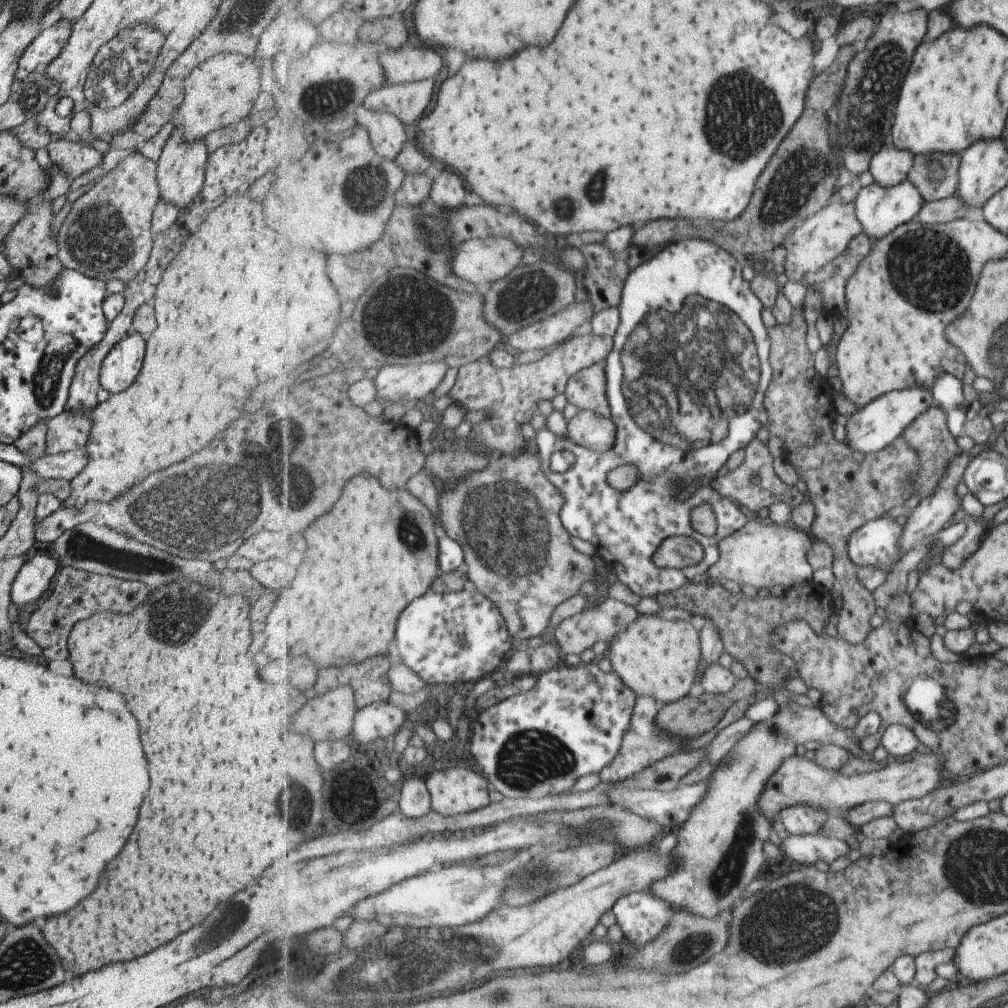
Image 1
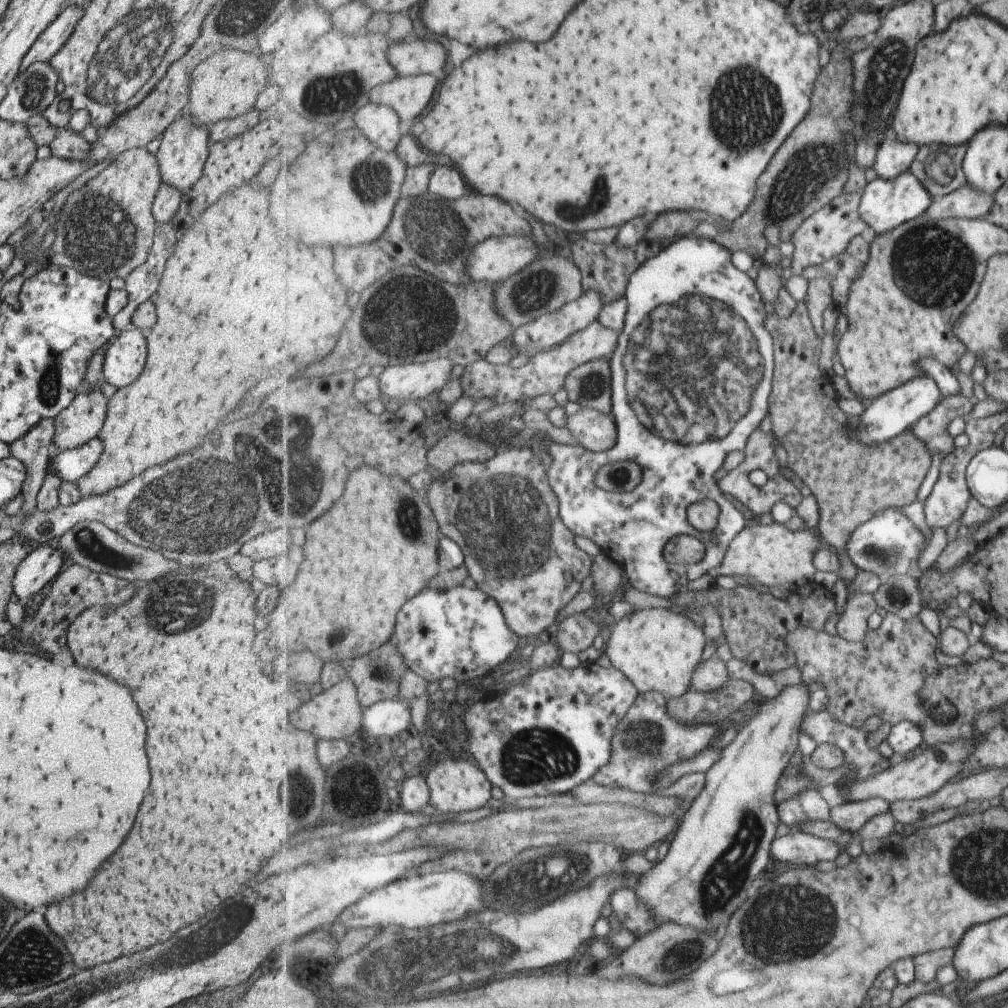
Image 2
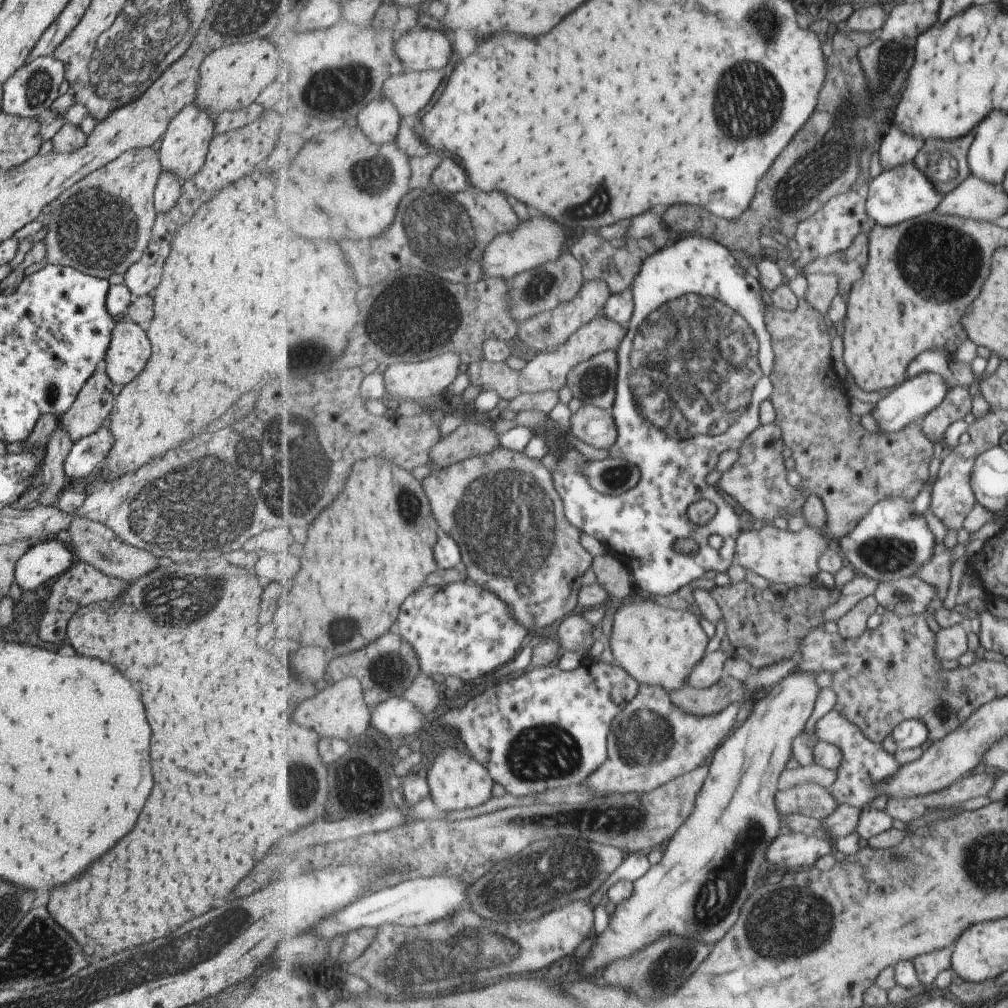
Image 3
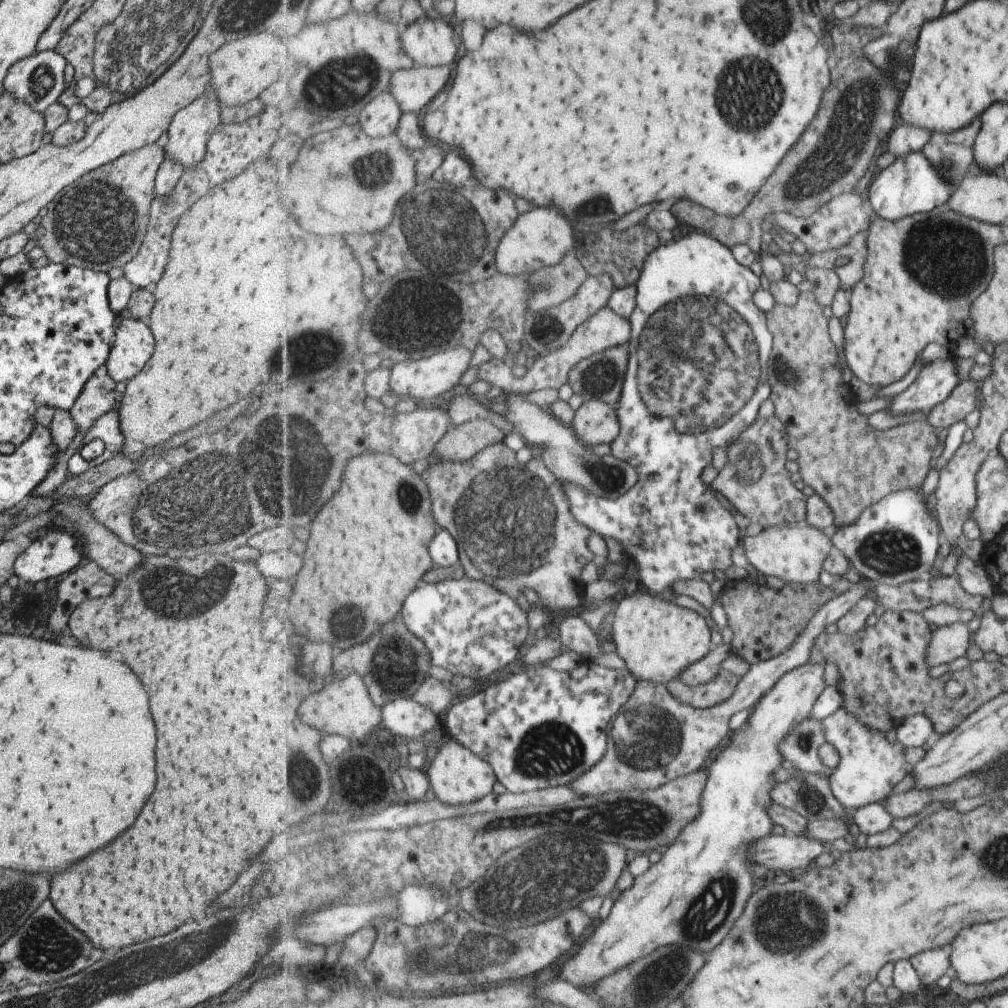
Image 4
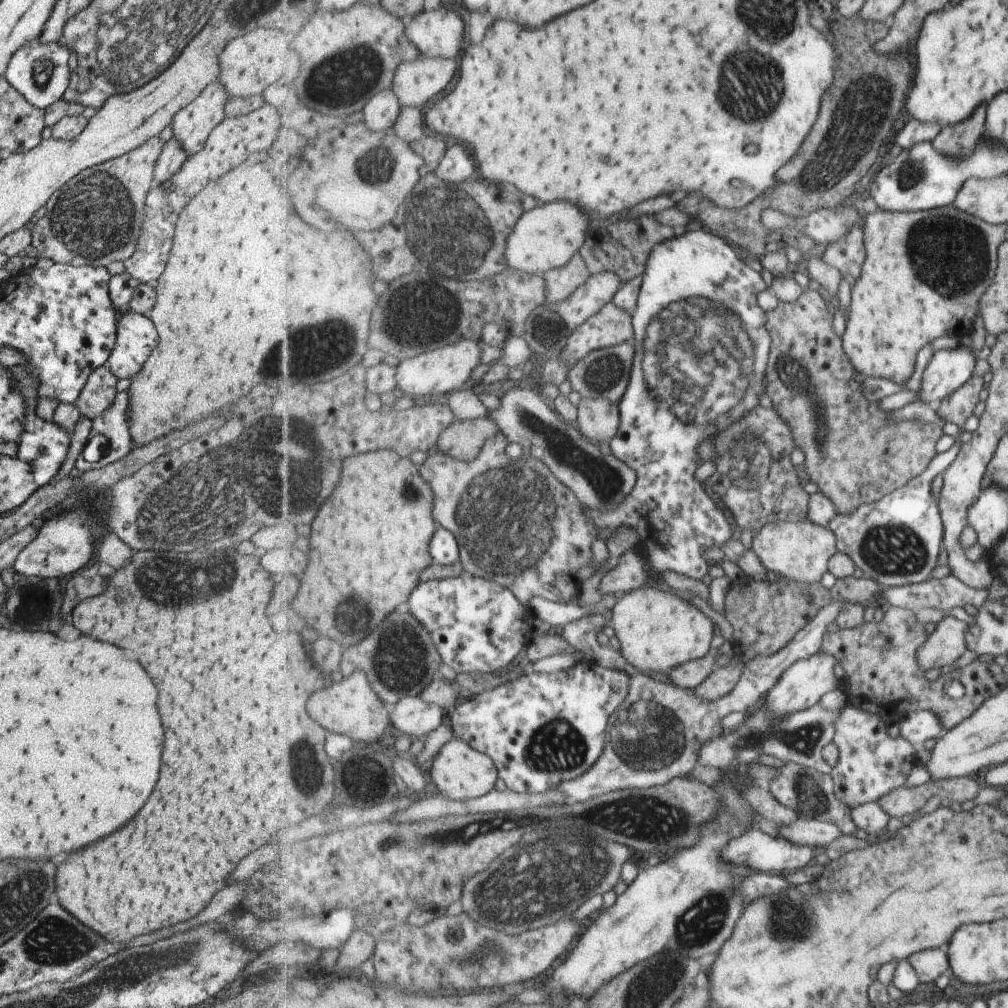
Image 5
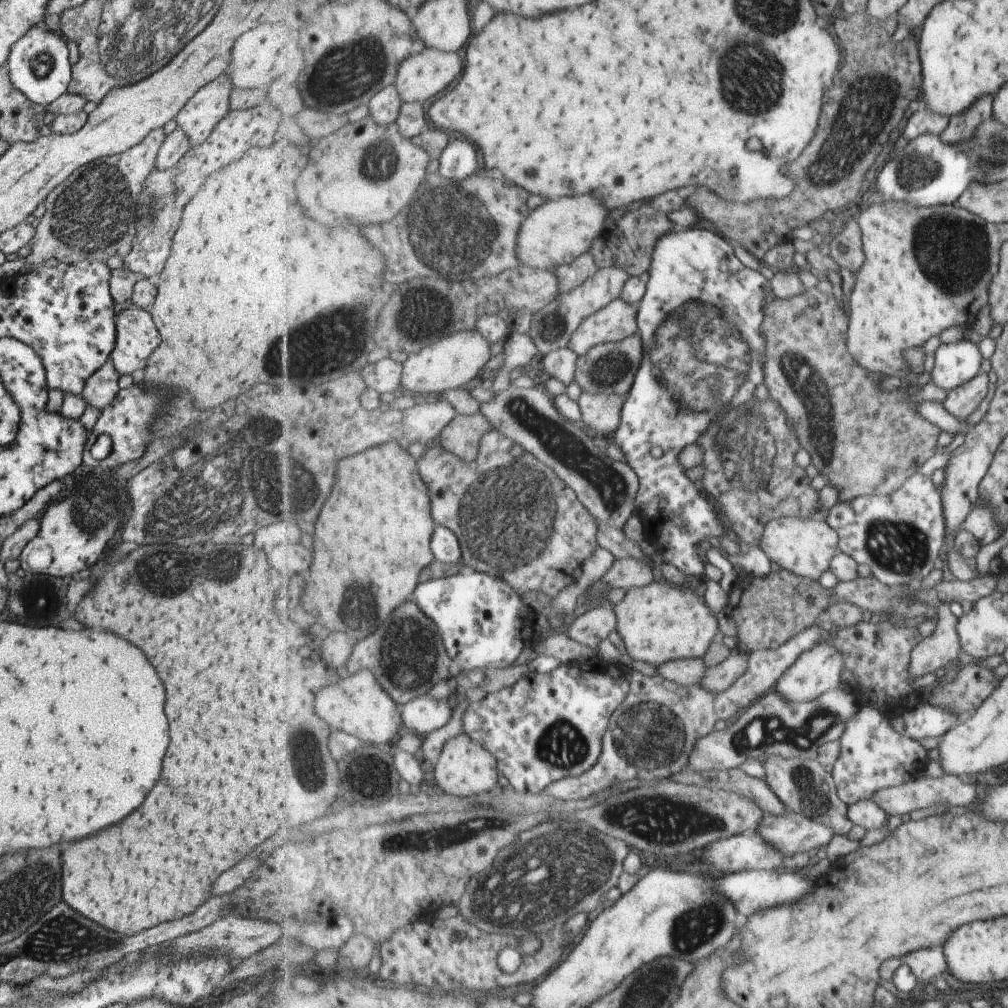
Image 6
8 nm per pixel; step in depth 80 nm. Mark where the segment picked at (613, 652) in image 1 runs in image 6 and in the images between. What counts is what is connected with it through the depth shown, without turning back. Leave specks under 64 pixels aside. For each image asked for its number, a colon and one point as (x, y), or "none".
2: (659, 650)
3: (659, 646)
4: (658, 640)
5: (655, 630)
6: (660, 622)

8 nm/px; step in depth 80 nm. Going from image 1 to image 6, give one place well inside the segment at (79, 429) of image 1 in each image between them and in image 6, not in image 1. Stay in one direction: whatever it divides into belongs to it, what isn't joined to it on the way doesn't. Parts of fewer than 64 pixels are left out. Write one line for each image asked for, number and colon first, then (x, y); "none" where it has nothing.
2: (83, 418)
3: (93, 403)
4: (97, 396)
5: (98, 392)
6: (100, 388)

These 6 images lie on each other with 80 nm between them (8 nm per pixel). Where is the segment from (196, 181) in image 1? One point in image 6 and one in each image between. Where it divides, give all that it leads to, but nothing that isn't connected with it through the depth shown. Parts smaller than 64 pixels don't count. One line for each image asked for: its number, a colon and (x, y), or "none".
2: (183, 148)
3: (184, 144)
4: (188, 130)
5: (191, 125)
6: (207, 106)

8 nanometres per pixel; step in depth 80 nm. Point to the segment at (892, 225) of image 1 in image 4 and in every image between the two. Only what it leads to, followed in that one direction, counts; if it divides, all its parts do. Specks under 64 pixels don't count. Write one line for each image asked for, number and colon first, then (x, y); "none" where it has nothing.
2: (885, 205)
3: (899, 194)
4: (910, 185)

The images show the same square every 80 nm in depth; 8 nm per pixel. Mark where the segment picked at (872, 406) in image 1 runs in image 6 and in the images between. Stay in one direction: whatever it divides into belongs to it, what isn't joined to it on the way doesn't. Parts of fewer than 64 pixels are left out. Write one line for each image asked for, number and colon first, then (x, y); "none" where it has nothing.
2: (885, 418)
3: (910, 402)
4: (932, 383)
5: (948, 369)
6: (956, 362)

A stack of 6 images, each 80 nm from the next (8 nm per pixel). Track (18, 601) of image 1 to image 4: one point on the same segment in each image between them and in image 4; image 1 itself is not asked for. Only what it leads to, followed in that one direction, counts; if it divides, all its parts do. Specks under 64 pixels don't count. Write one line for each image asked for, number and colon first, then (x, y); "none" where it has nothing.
2: (42, 563)
3: (43, 560)
4: (50, 553)

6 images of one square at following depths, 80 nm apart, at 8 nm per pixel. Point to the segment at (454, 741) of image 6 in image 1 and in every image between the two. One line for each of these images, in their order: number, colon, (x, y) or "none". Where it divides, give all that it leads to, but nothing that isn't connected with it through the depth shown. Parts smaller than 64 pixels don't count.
1: (459, 790)
2: (457, 785)
3: (457, 780)
4: (458, 776)
5: (460, 772)

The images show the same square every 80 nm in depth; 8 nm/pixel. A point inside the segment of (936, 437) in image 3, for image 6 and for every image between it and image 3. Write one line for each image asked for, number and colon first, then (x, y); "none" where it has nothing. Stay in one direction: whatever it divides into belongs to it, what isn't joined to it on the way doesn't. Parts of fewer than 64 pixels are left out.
4: (959, 402)
5: (957, 407)
6: (960, 401)

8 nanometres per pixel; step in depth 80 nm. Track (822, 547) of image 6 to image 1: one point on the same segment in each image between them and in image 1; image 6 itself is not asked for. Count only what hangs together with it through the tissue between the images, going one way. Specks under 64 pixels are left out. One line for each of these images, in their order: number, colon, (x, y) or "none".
1: (762, 555)
2: (770, 555)
3: (792, 558)
4: (797, 556)
5: (802, 552)

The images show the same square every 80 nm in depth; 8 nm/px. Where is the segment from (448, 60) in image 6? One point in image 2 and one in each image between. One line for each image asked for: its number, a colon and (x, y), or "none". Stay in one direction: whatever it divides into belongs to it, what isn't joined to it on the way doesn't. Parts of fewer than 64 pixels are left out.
2: (409, 96)
3: (411, 91)
4: (415, 87)
5: (417, 81)

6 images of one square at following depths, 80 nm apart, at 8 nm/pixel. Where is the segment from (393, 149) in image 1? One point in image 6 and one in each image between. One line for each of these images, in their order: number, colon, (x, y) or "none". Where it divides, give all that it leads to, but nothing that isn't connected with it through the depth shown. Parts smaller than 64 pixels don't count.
2: (382, 125)
3: (380, 120)
4: (381, 117)
5: (381, 113)
6: (385, 107)

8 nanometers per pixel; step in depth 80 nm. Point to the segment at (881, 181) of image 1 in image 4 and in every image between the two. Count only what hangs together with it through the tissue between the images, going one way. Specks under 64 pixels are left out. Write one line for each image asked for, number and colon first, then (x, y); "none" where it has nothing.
2: (894, 158)
3: (896, 147)
4: (908, 138)

